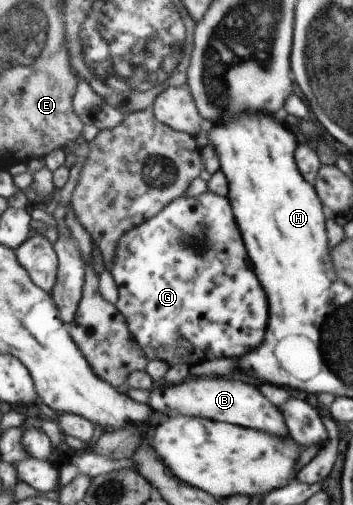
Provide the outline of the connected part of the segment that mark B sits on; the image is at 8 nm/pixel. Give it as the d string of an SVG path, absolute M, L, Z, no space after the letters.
M189 377L181 384L173 386L157 386L149 394L149 408L162 413L165 418L174 418L180 415L200 417L203 419L222 421L242 428L252 429L277 439L287 439L291 436L288 432L287 422L283 412L271 403L262 392L249 382L241 382L241 378Z

